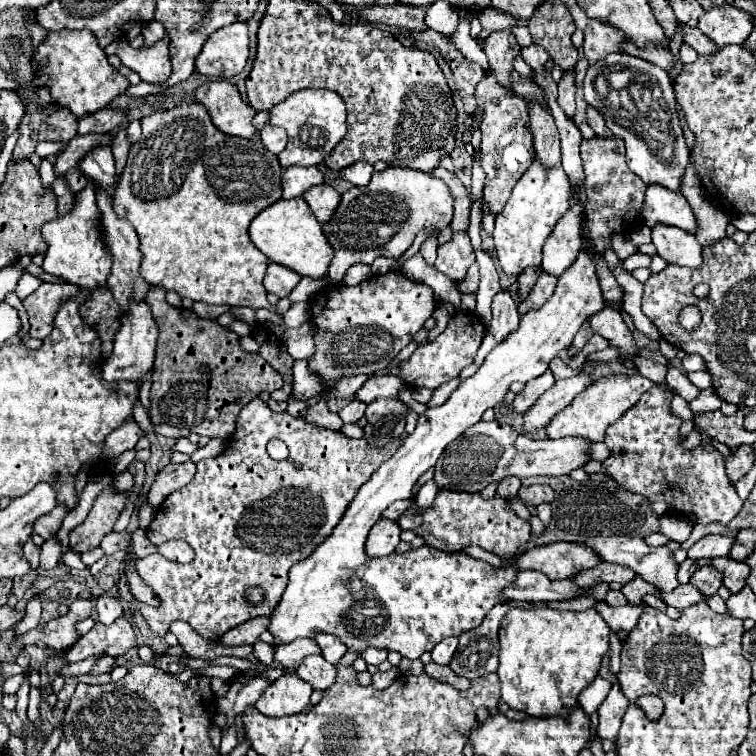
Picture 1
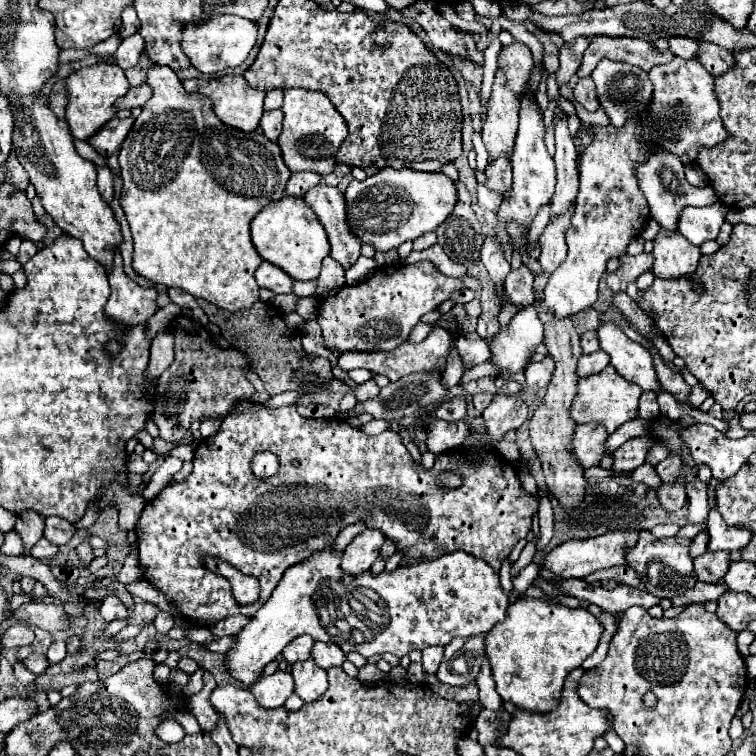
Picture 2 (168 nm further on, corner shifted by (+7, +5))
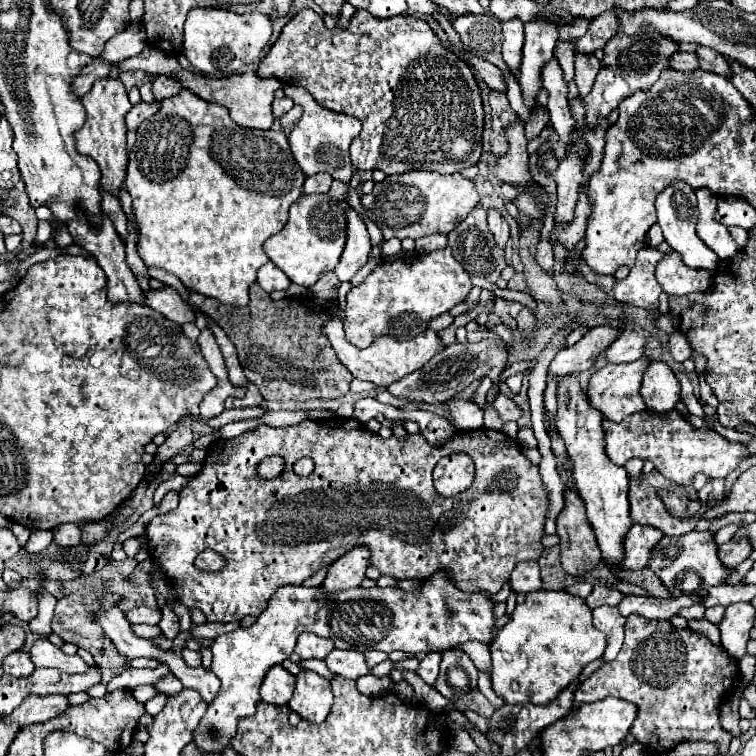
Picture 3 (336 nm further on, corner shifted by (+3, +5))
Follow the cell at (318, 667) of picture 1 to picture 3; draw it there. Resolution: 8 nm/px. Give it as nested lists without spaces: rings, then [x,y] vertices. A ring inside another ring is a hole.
[[[302,670],[296,676],[296,690],[288,706],[310,722],[322,722],[332,708],[330,682],[312,670]]]

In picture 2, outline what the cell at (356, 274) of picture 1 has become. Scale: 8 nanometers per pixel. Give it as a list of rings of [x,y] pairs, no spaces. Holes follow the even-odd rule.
[[[316,186],[306,192],[304,200],[318,214],[322,226],[326,228],[332,252],[330,256],[344,268],[350,268],[360,258],[360,238],[348,228],[346,222],[346,198],[338,188]]]

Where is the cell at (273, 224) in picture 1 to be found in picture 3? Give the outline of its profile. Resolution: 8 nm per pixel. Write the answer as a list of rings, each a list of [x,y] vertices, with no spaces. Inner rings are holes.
[[[302,194],[292,206],[286,226],[264,242],[266,256],[294,282],[300,286],[314,286],[318,278],[334,270],[340,260],[346,242],[346,218],[344,204],[328,194]]]

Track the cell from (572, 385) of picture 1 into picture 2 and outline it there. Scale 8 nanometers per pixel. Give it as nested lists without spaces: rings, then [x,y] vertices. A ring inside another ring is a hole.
[[[598,350],[598,352],[592,352],[592,354],[584,354],[578,360],[578,376],[584,378],[588,374],[598,374],[608,366],[608,362],[610,362],[610,356],[604,350]]]

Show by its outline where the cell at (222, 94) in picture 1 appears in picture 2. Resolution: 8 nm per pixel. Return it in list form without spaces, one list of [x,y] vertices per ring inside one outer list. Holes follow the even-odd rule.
[[[222,76],[218,80],[184,80],[182,82],[184,88],[188,92],[200,92],[208,98],[212,98],[214,102],[214,112],[216,116],[220,116],[220,120],[232,128],[240,128],[244,132],[248,130],[256,130],[262,118],[262,104],[264,104],[264,96],[266,90],[258,90],[258,88],[250,88],[244,80],[244,76]]]

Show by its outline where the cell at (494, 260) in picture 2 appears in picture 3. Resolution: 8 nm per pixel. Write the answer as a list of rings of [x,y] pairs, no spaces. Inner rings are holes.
[[[488,210],[488,228],[490,228],[496,244],[500,248],[506,248],[506,242],[510,238],[510,230],[508,230],[508,222],[504,220],[504,216],[498,210]]]

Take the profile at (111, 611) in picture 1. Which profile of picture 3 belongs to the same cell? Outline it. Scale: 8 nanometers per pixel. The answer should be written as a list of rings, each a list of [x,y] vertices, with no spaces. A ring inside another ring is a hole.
[[[134,606],[124,614],[130,624],[158,624],[162,618],[158,608],[148,608],[148,606]]]

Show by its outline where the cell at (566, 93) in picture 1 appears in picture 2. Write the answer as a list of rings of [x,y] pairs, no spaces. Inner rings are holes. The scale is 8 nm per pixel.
[[[580,36],[580,38],[572,40],[572,42],[566,42],[560,48],[560,68],[556,72],[558,84],[566,84],[576,74],[576,70],[582,64],[582,56],[584,56],[584,50],[588,48],[588,44],[590,42],[584,36]]]

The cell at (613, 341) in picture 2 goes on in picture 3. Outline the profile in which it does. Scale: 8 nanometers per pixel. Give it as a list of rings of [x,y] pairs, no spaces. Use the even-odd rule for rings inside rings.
[[[650,360],[644,372],[640,394],[654,412],[668,412],[680,400],[680,382],[668,364]]]

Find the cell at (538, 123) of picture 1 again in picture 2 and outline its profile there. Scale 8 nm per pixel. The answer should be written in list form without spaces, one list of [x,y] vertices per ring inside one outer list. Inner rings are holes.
[[[514,40],[510,46],[502,46],[498,56],[498,68],[506,74],[508,86],[520,96],[524,92],[524,84],[528,84],[528,74],[532,72],[532,52],[526,44]]]

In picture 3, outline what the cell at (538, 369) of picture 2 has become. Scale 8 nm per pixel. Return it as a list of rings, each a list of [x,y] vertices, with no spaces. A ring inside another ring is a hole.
[[[610,326],[590,328],[582,340],[556,354],[556,358],[548,366],[548,376],[562,378],[572,372],[588,370],[594,364],[596,356],[616,340],[616,334],[618,330]]]

